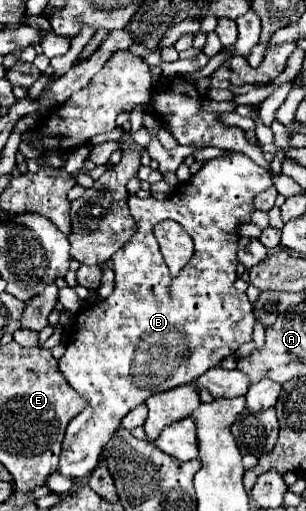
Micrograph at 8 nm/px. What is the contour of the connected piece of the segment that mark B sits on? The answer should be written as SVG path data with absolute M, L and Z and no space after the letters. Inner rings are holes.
M229 152L221 158L207 160L189 182L183 182L177 192L165 200L141 200L135 194L129 198L129 210L139 224L139 232L129 240L129 244L125 244L125 248L115 254L115 288L109 298L77 312L71 326L67 352L59 358L59 370L63 372L65 380L79 392L79 396L87 400L87 408L69 422L57 472L69 478L89 476L91 470L99 464L101 448L121 424L121 416L157 392L193 382L205 370L217 366L225 356L231 356L241 344L251 342L255 324L253 306L247 296L237 292L233 286L237 278L235 252L239 238L235 230L237 224L249 222L249 216L255 210L255 194L267 190L269 186L271 178L265 168L257 166L243 152ZM167 218L179 222L195 240L193 258L173 280L153 236L153 226Z

